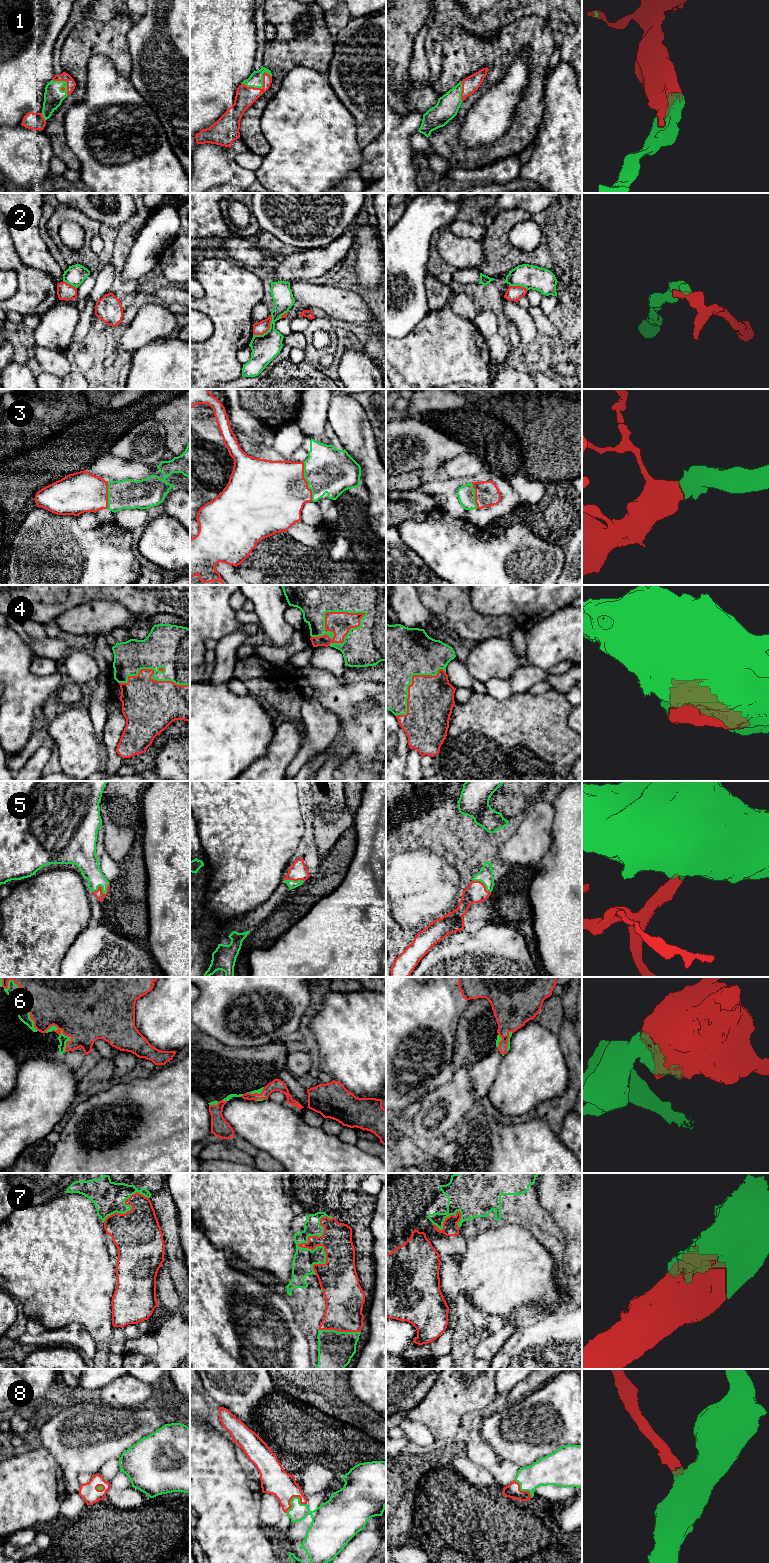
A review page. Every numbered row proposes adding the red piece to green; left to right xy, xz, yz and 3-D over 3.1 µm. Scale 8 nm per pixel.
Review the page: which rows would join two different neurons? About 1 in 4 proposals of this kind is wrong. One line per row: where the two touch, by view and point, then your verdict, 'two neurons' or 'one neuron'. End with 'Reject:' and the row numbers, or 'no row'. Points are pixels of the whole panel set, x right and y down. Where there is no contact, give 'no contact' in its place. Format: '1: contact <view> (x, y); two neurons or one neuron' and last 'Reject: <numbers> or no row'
1: contact xz (262, 87); one neuron
2: contact xz (268, 330); two neurons
3: contact xz (306, 480); one neuron
4: contact xz (328, 611); one neuron
5: contact xy (102, 891); one neuron
6: contact xy (25, 1004); one neuron
7: contact xz (301, 1247); one neuron
8: contact xz (293, 1497); one neuron
Reject: 2

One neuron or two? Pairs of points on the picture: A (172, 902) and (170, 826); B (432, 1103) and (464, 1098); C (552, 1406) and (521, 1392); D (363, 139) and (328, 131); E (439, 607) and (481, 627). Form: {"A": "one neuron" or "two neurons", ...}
{"A": "one neuron", "B": "one neuron", "C": "two neurons", "D": "two neurons", "E": "one neuron"}

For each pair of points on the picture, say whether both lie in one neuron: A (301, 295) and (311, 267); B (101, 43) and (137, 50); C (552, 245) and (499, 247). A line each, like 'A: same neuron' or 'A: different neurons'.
A: different neurons
B: different neurons
C: same neuron

